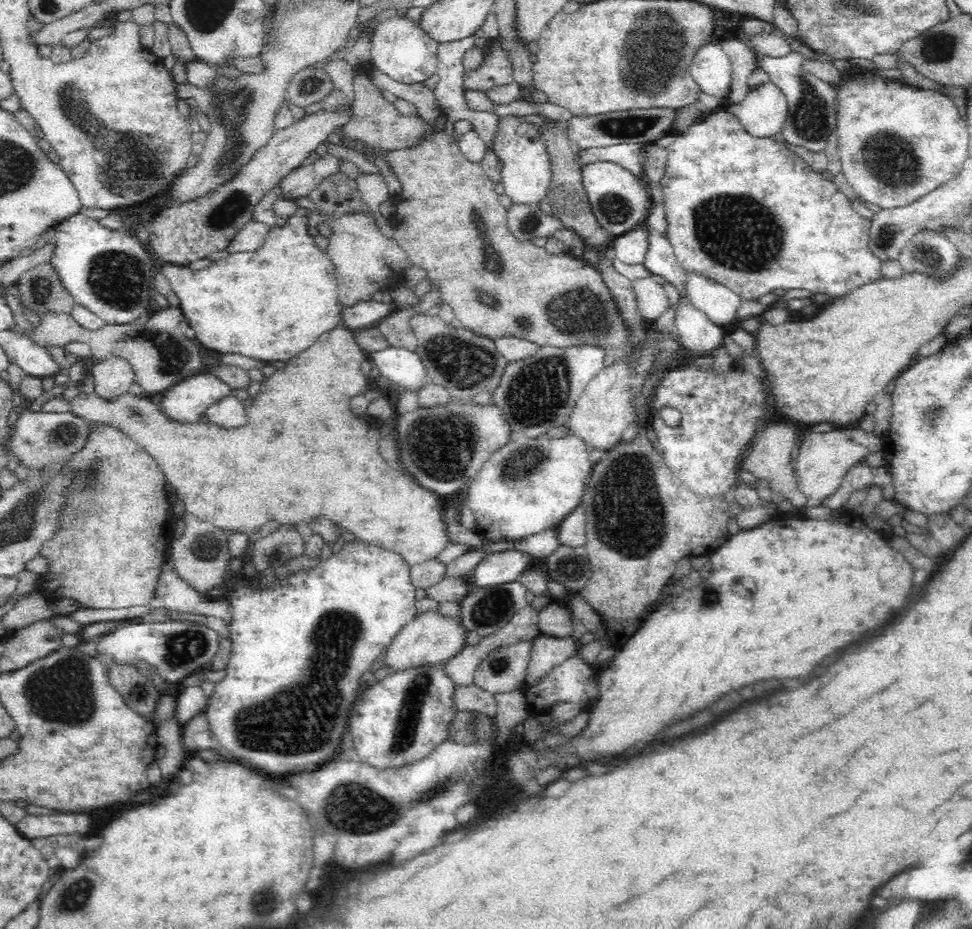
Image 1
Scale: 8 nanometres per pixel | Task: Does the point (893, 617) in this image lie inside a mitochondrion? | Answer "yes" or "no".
no

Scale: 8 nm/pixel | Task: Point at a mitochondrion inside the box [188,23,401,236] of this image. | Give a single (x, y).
(228, 106)

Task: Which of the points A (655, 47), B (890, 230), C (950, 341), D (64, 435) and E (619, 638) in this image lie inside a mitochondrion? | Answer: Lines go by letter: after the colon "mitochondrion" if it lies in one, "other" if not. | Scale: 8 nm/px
A: mitochondrion
B: mitochondrion
C: other
D: mitochondrion
E: other

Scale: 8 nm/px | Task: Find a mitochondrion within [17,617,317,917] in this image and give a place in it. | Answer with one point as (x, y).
(62, 691)

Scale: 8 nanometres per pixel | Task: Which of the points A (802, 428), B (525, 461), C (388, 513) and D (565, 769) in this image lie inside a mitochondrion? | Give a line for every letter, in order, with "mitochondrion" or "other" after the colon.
A: other
B: mitochondrion
C: other
D: other

